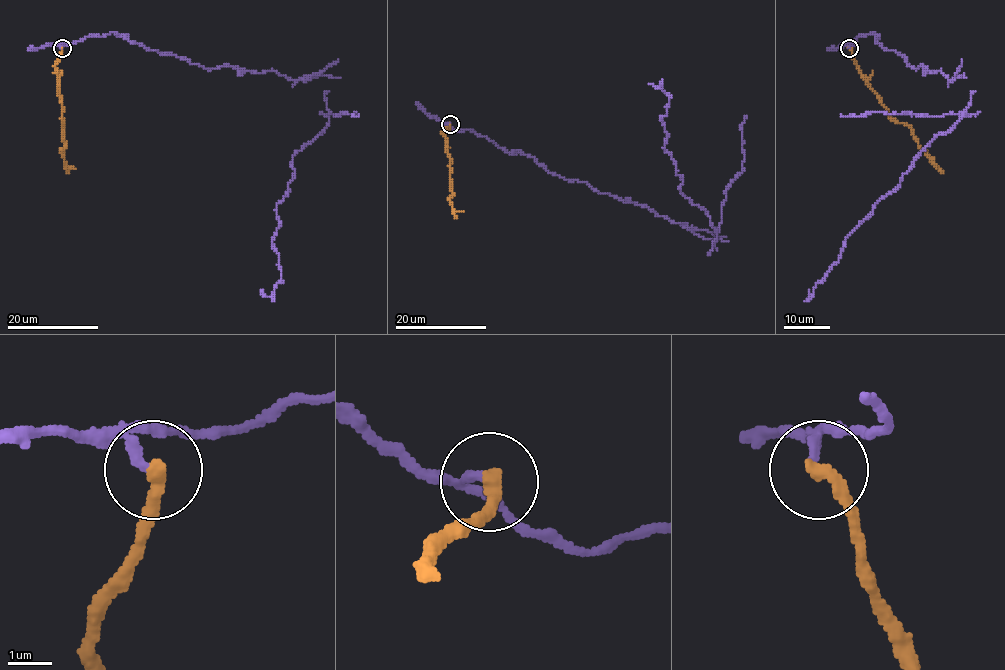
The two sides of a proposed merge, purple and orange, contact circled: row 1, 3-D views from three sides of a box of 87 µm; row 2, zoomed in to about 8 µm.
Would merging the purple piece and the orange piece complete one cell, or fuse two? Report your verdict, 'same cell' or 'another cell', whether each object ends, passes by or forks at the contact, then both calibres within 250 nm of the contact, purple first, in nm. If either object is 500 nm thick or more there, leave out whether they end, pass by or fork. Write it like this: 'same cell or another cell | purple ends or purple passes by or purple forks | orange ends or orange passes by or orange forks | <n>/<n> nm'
another cell | purple passes by | orange ends | 150/360 nm

